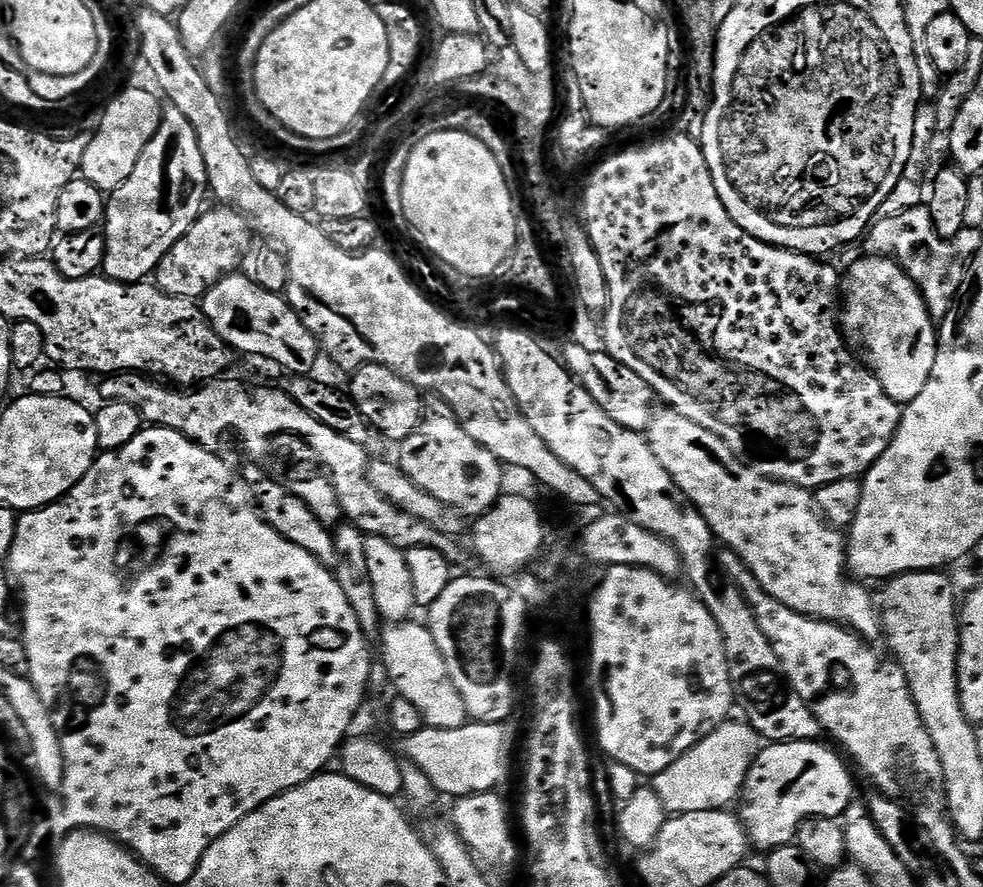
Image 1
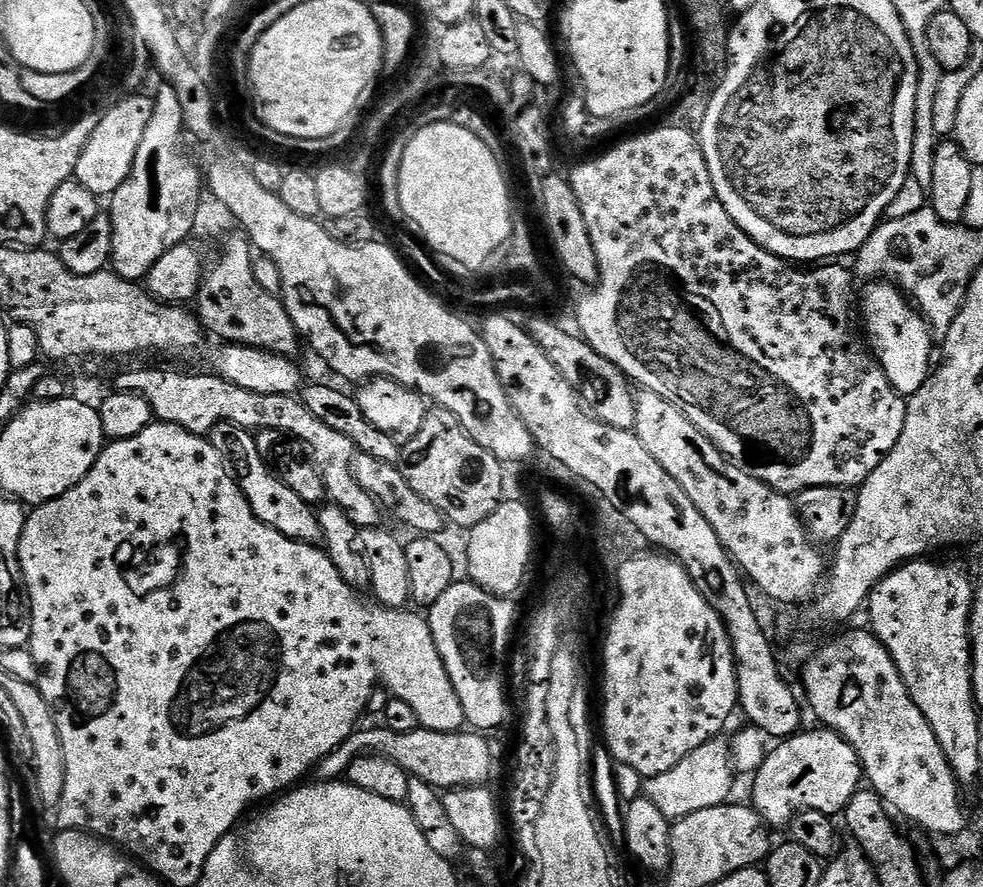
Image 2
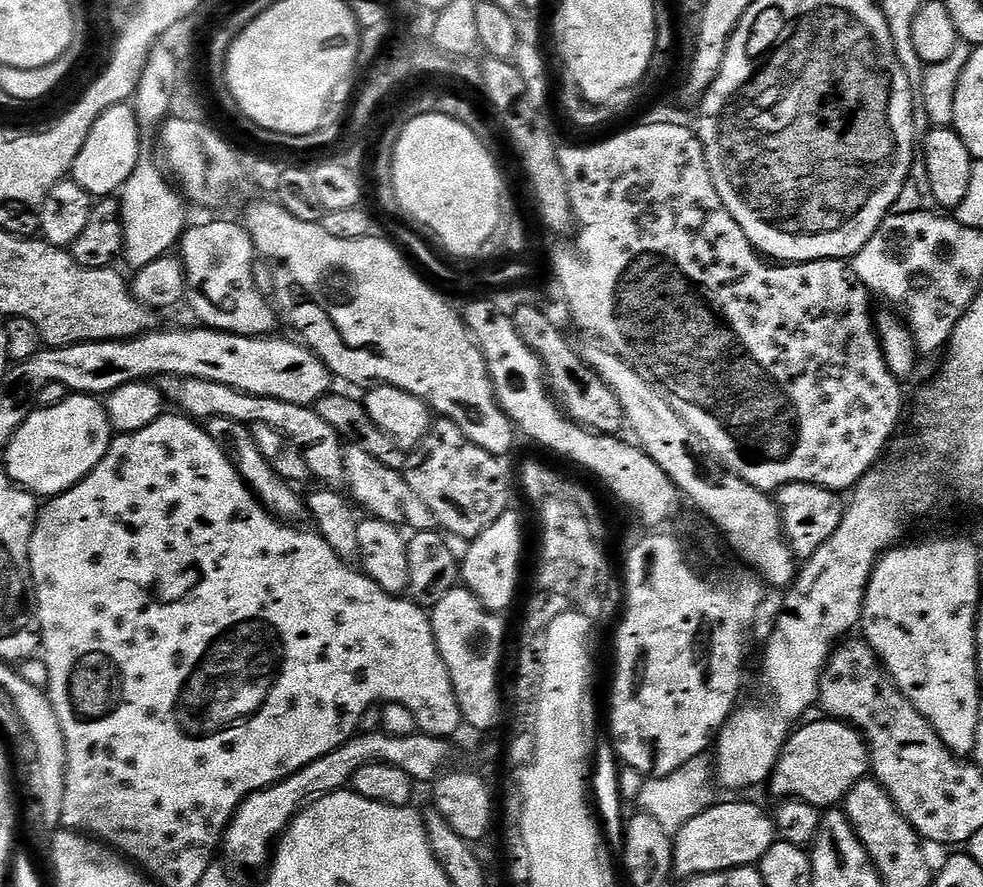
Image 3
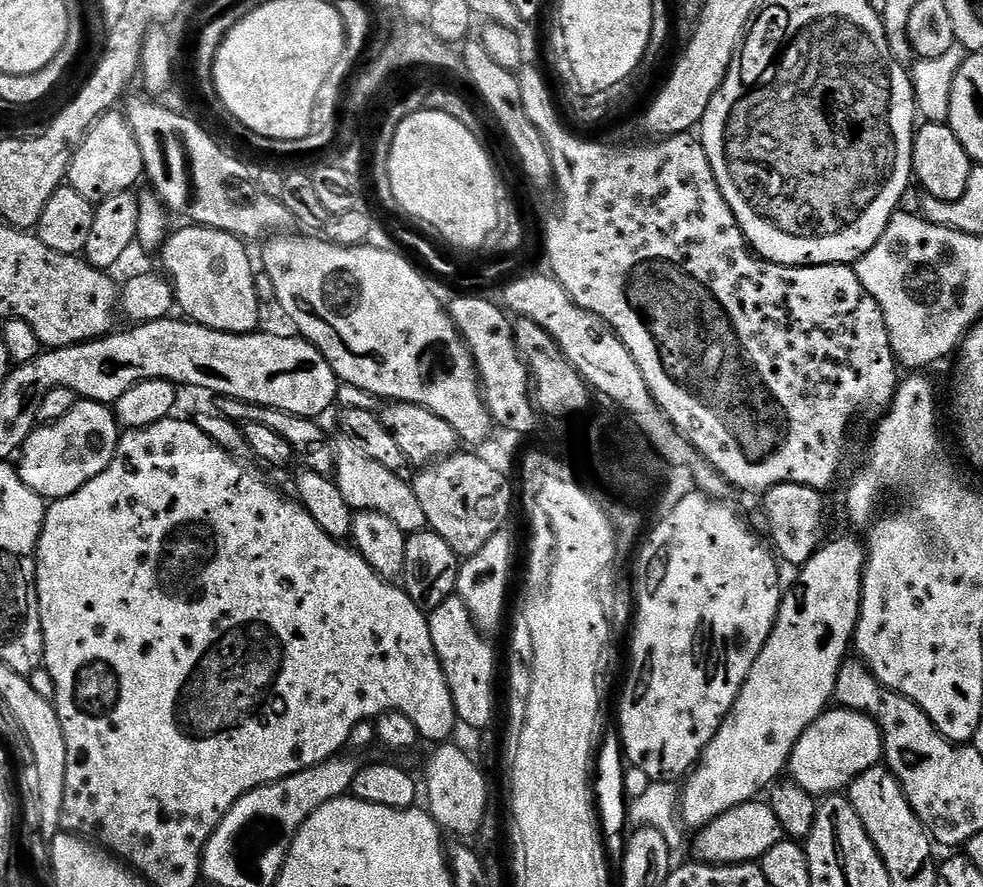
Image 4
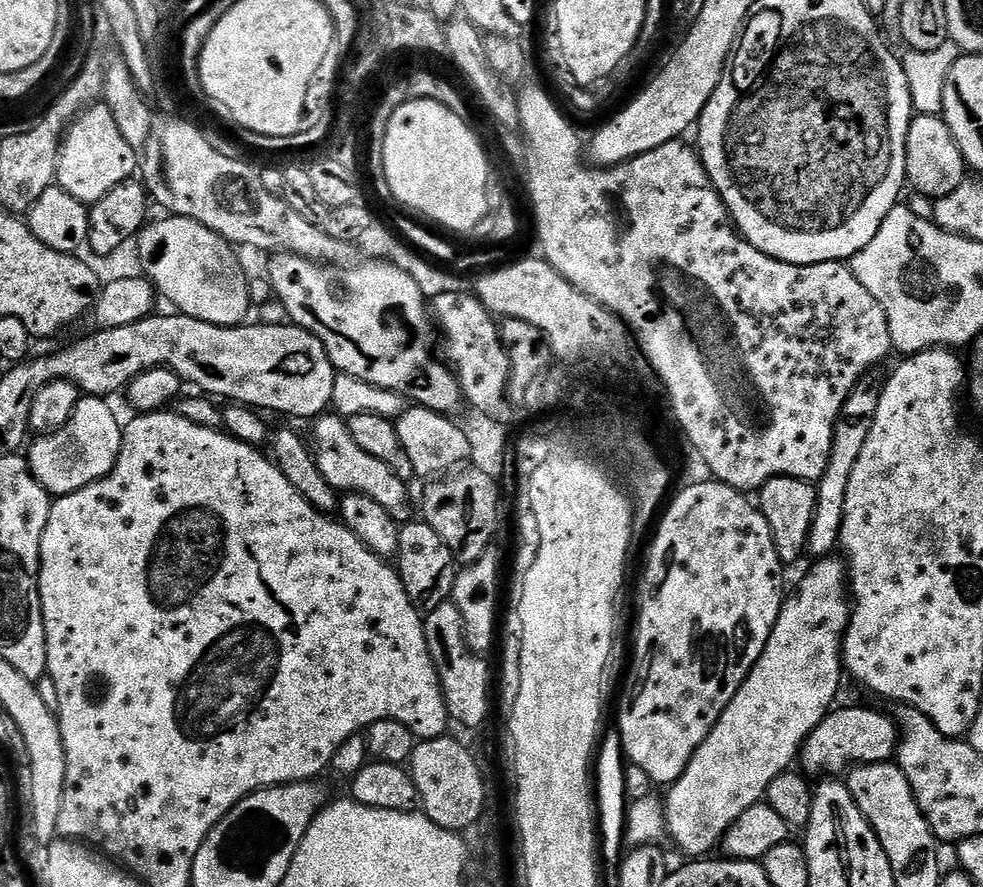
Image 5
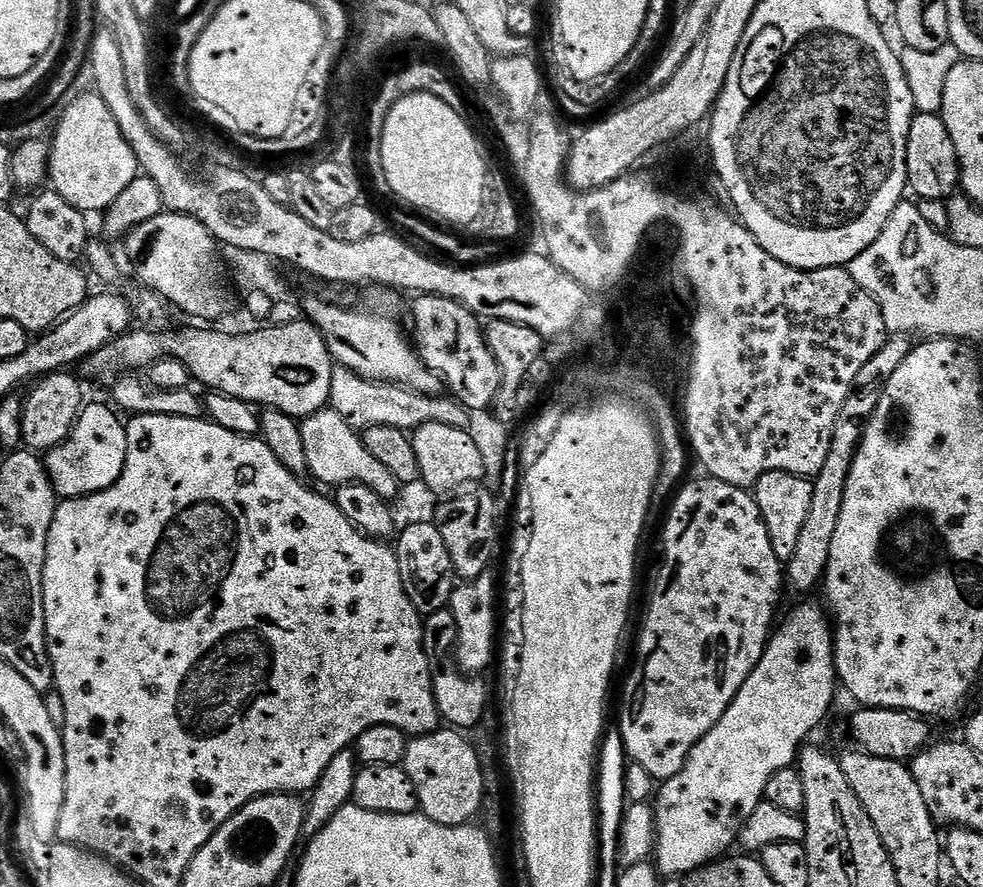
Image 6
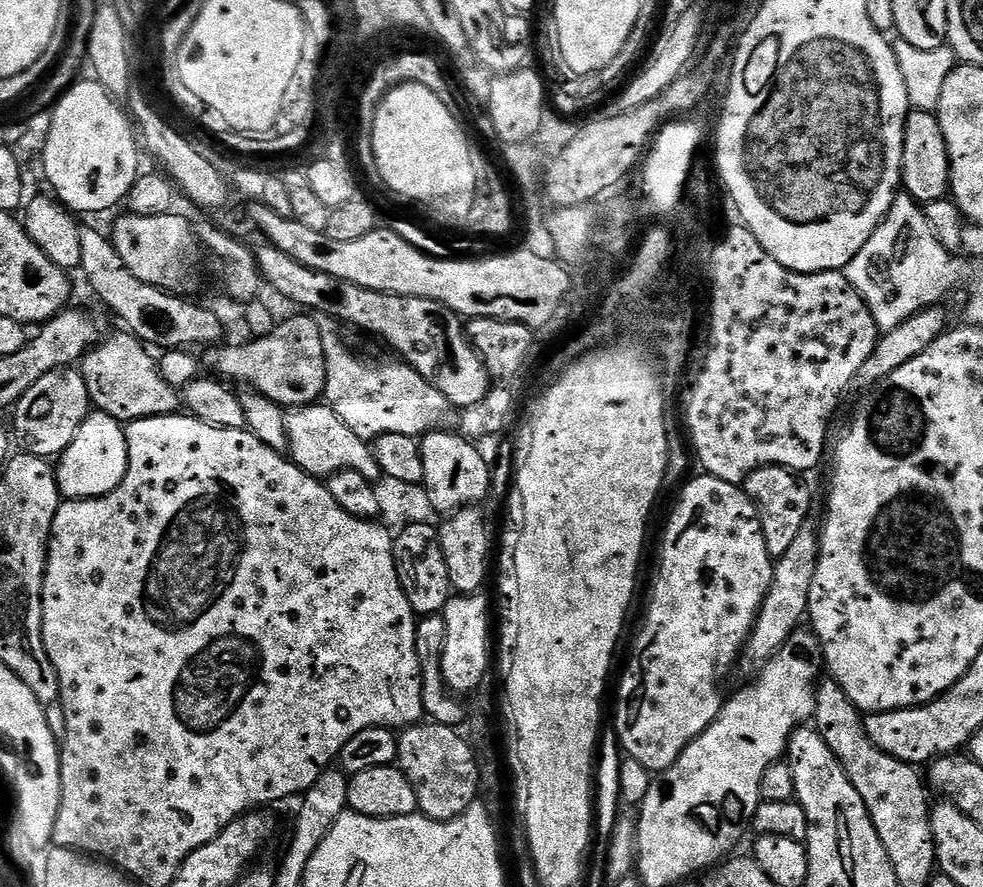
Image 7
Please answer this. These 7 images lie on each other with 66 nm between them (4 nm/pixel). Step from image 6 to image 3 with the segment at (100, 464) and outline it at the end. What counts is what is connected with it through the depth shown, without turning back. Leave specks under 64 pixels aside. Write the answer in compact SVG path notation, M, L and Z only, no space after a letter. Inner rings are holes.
M69 394L58 406L49 408L37 407L22 422L18 434L10 440L10 446L2 453L2 467L8 476L20 488L32 493L37 498L51 498L61 496L78 482L82 482L102 462L112 444L114 433L112 423L108 421L108 411L97 397L83 394Z

